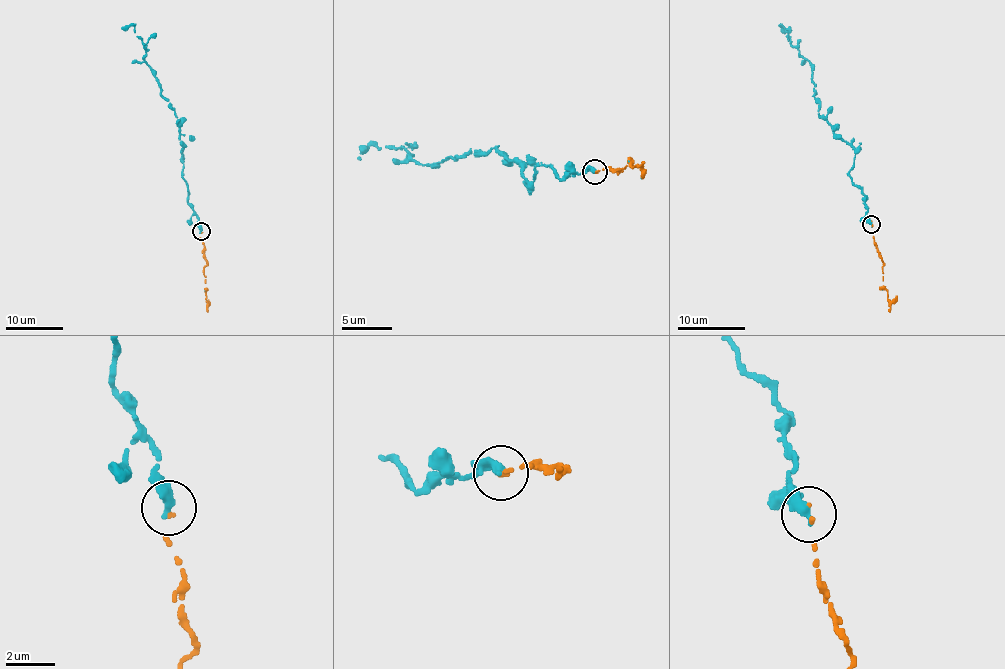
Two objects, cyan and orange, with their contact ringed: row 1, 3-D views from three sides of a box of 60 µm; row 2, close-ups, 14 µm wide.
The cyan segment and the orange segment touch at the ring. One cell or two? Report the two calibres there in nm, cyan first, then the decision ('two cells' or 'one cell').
400/140 nm | one cell

